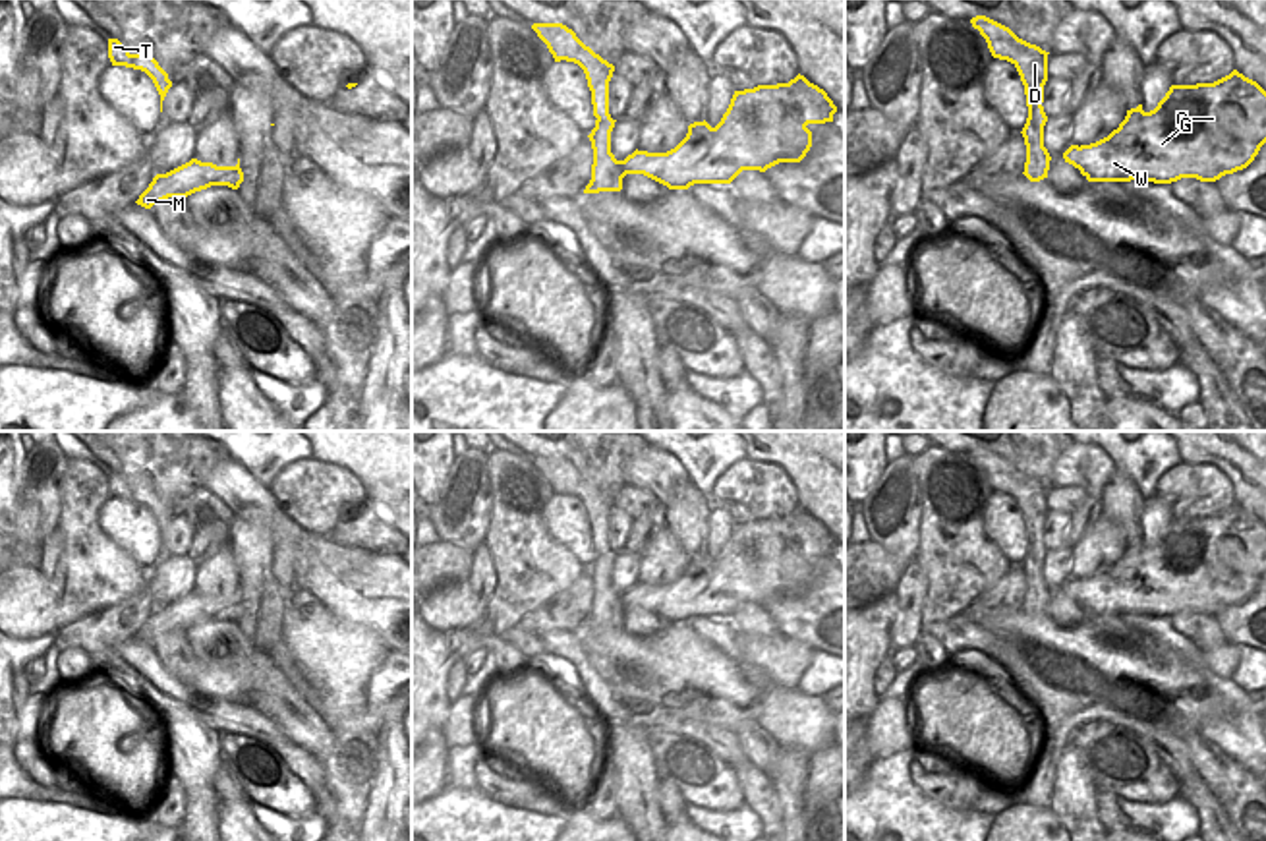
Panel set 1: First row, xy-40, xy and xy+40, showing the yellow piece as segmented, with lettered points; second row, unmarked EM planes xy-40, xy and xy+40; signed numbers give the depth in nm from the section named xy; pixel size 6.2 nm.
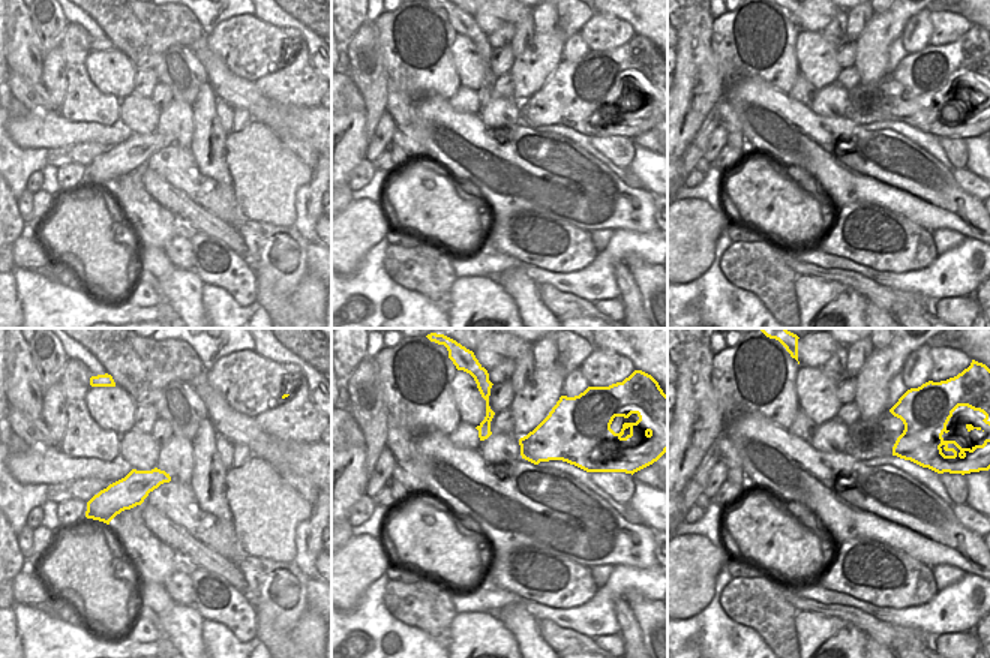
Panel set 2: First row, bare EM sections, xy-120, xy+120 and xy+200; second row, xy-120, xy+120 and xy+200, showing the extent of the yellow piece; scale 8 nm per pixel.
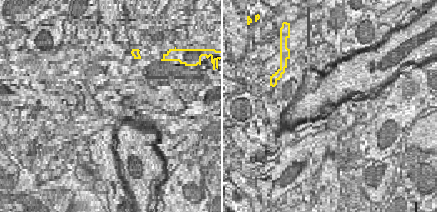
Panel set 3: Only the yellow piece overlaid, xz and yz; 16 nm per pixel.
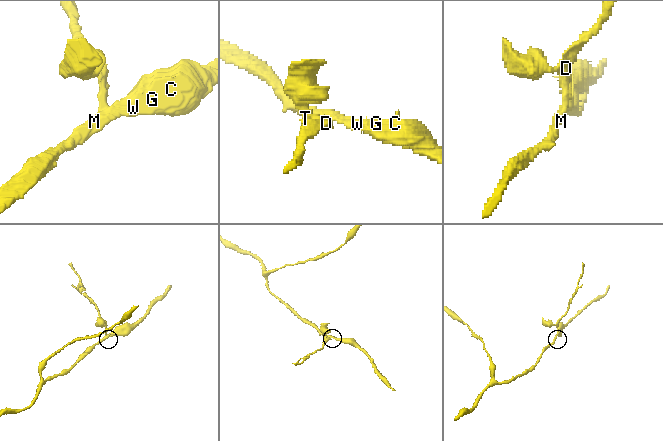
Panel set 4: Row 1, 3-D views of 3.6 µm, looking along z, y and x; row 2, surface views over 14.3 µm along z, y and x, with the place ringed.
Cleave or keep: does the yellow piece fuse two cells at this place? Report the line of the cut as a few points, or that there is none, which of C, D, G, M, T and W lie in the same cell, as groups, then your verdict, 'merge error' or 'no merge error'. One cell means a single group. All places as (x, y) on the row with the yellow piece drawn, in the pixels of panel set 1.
xy+40 (1029, 115), (1038, 126), (1040, 147), (1046, 153) | C G M W / D T | merge error

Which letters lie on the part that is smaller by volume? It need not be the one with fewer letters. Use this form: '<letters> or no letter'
D, T

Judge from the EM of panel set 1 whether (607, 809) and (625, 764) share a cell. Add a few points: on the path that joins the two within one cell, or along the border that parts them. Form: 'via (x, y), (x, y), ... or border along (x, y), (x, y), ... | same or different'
border along (604, 754), (617, 776), (617, 814) | different

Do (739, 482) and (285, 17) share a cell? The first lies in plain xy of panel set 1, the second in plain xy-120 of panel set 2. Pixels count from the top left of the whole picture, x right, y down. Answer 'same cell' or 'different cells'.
different cells

